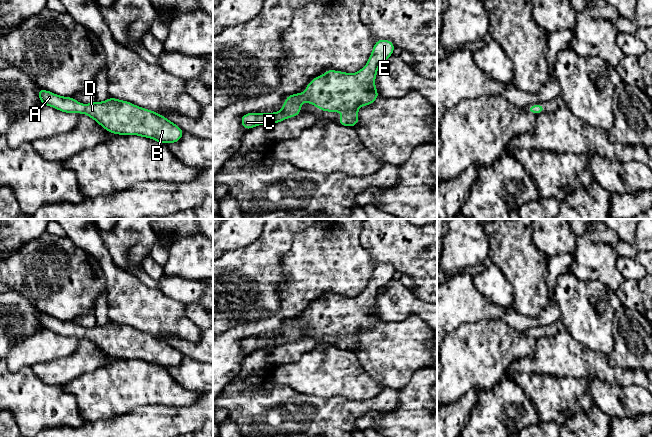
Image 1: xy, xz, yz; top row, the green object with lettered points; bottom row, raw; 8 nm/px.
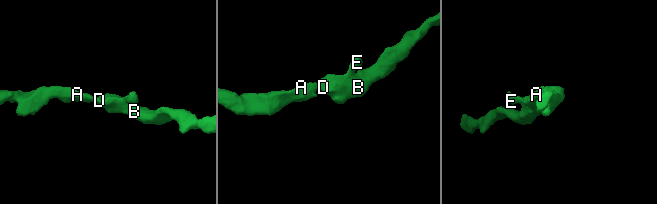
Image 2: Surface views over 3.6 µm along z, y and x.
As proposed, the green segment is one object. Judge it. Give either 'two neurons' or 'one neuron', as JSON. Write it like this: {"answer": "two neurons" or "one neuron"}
{"answer": "one neuron"}

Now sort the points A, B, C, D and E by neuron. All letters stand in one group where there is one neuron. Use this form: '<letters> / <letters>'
A B C D E

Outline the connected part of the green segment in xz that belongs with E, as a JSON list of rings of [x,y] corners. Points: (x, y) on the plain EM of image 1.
[[[390,264],[376,265],[368,287],[360,295],[350,298],[329,293],[311,304],[304,318],[287,320],[281,335],[271,338],[246,337],[241,340],[242,351],[249,354],[261,348],[273,349],[297,340],[301,337],[303,325],[322,335],[342,336],[344,340],[337,347],[354,351],[359,345],[358,332],[374,327],[380,319],[374,307],[377,294],[393,278],[394,272]]]

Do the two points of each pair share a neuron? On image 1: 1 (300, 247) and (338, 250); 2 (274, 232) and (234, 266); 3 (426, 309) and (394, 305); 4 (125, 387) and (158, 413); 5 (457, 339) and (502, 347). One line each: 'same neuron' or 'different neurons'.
1: same neuron
2: same neuron
3: same neuron
4: different neurons
5: same neuron

